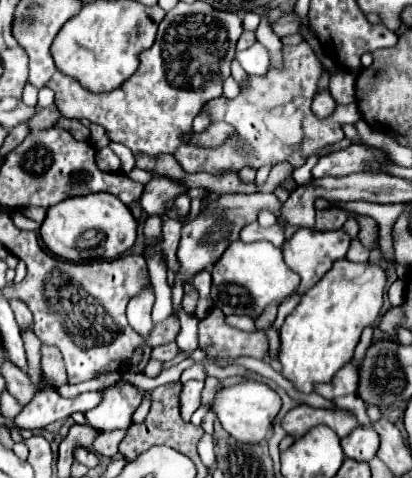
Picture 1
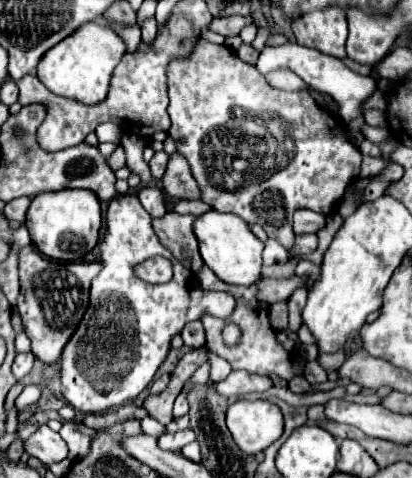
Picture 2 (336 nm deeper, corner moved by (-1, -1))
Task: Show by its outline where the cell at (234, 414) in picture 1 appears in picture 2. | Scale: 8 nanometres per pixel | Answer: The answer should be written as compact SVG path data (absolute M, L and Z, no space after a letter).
M237 400L227 410L227 428L243 452L257 454L283 434L283 414L267 400Z

